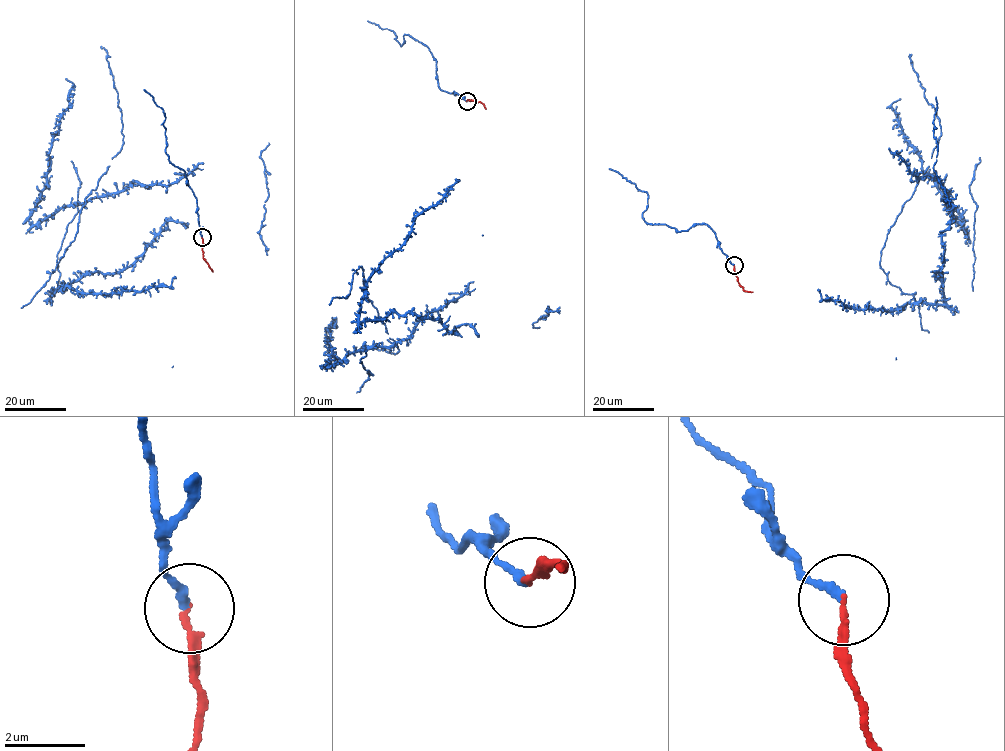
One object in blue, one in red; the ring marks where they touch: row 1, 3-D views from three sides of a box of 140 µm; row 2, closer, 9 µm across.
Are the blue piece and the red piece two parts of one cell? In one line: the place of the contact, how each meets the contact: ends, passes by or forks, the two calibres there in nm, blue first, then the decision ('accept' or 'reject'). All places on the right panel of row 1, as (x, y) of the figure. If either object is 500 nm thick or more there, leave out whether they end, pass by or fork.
place (734, 265); blue ends; red ends; calibres 200 and 160 nm; accept

